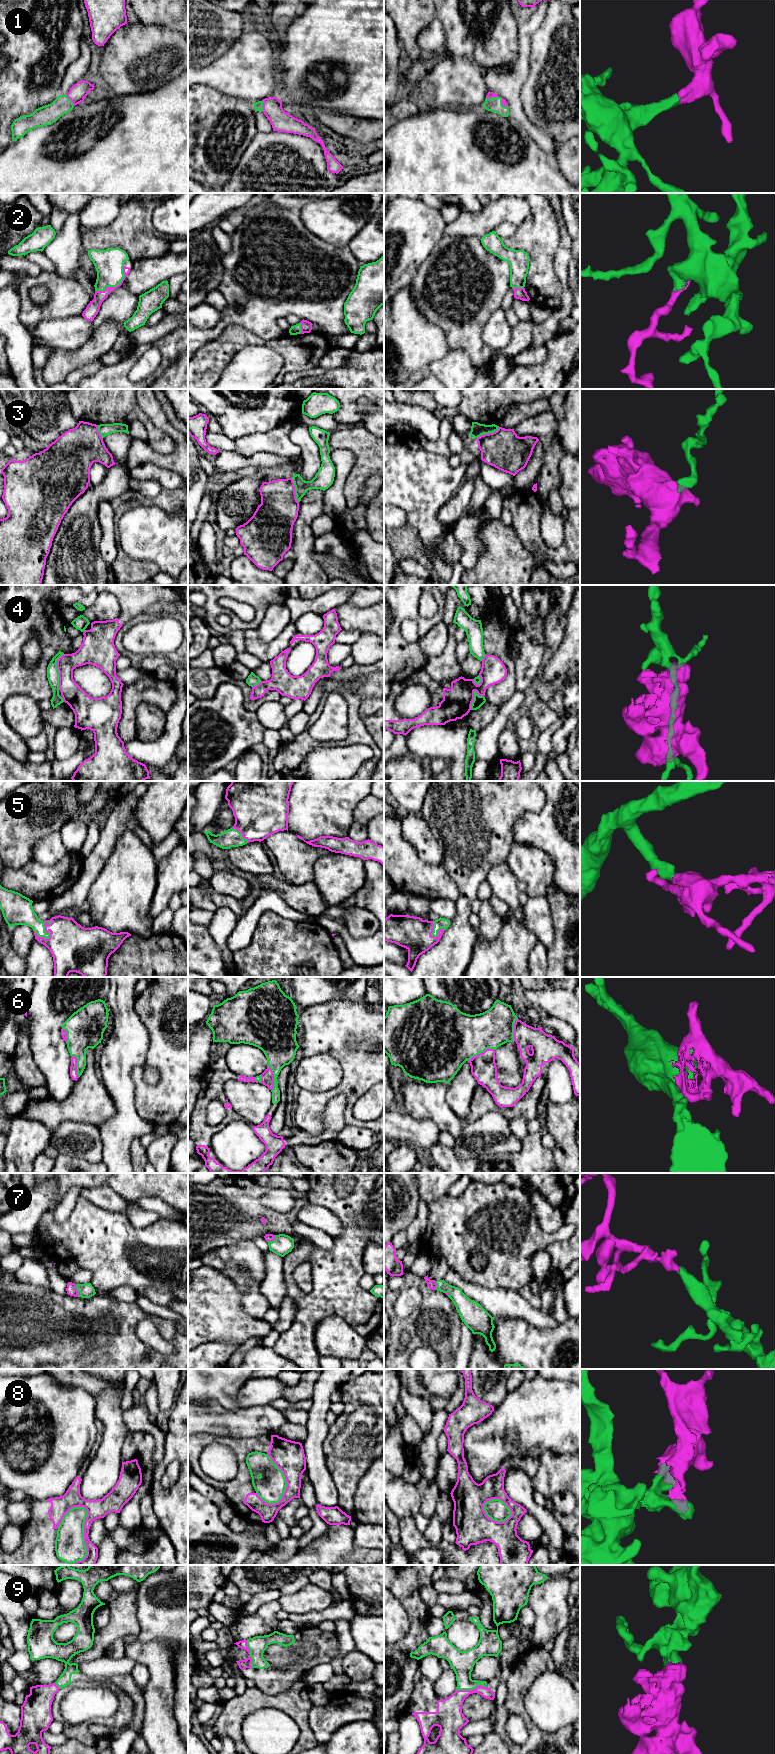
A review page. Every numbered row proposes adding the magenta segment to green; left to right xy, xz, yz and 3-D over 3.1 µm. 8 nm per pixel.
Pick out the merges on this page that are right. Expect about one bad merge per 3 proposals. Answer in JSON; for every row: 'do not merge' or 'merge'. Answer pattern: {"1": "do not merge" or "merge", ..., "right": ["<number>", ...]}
{"1": "merge", "2": "merge", "3": "do not merge", "4": "do not merge", "5": "merge", "6": "merge", "7": "merge", "8": "do not merge", "9": "merge", "right": ["1", "2", "5", "6", "7", "9"]}

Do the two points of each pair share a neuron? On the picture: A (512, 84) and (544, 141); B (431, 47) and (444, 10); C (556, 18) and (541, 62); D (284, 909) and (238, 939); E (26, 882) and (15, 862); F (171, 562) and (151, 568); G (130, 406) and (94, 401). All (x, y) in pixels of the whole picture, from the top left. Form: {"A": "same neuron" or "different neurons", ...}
{"A": "same neuron", "B": "different neurons", "C": "same neuron", "D": "same neuron", "E": "different neurons", "F": "different neurons", "G": "same neuron"}

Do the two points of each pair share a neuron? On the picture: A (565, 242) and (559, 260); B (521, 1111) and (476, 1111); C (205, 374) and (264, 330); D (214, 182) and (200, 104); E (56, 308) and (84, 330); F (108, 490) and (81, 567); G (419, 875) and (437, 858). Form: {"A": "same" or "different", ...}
{"A": "same", "B": "same", "C": "different", "D": "same", "E": "different", "F": "same", "G": "different"}

